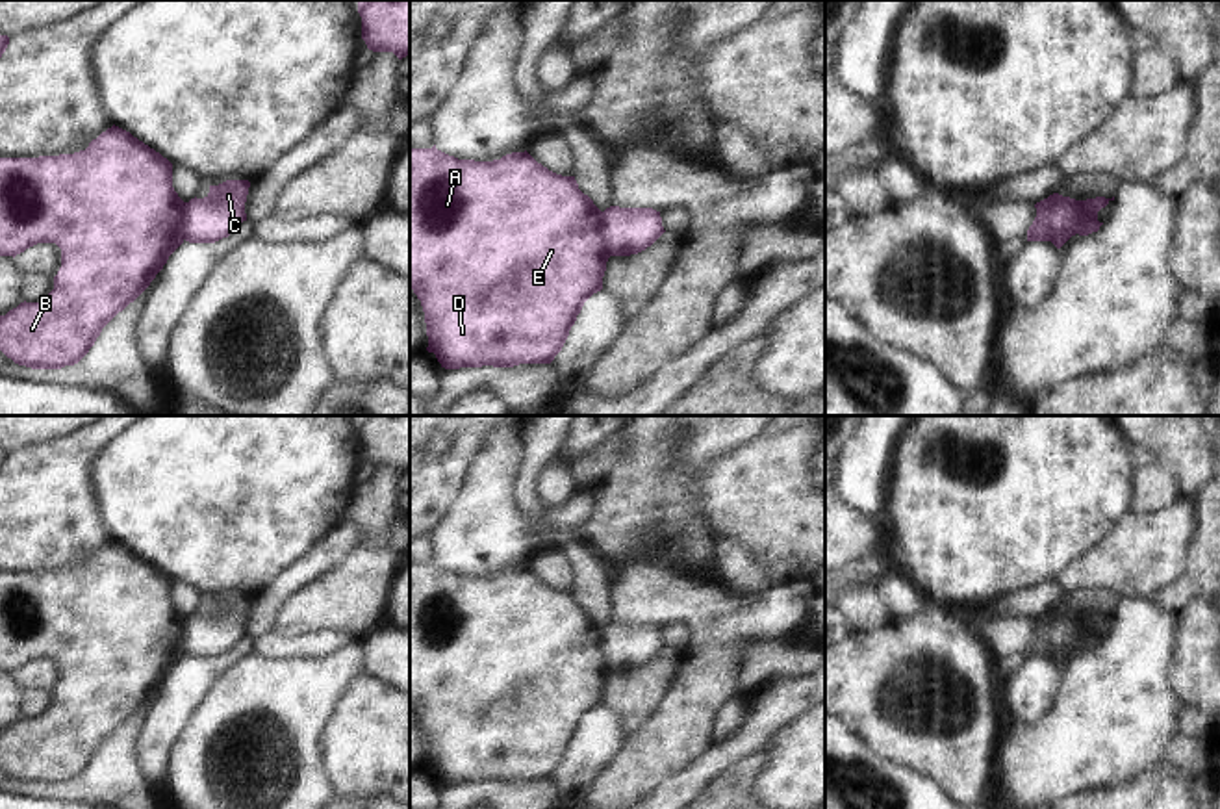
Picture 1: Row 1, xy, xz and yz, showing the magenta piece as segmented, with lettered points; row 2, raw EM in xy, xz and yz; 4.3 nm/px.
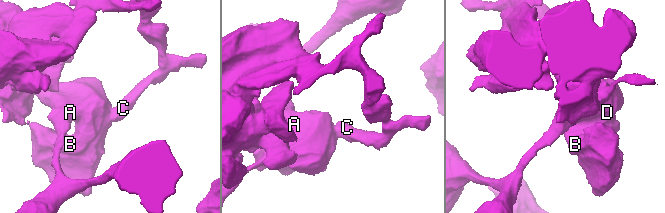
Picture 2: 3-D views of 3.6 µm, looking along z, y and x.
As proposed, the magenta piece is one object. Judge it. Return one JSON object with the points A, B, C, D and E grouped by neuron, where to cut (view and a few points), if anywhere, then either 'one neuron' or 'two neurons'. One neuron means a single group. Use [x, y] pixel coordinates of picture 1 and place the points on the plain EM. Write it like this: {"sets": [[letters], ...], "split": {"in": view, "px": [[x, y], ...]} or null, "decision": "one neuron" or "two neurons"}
{"sets": [["A", "B", "D", "E"], ["C"]], "split": {"in": "yz", "px": [[1054, 609], [1063, 615], [1067, 624], [1068, 654], [1061, 661]]}, "decision": "two neurons"}

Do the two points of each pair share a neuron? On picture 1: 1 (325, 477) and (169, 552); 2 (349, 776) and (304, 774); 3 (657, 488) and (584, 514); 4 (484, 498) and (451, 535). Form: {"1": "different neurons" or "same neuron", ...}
{"1": "same neuron", "2": "different neurons", "3": "different neurons", "4": "same neuron"}

